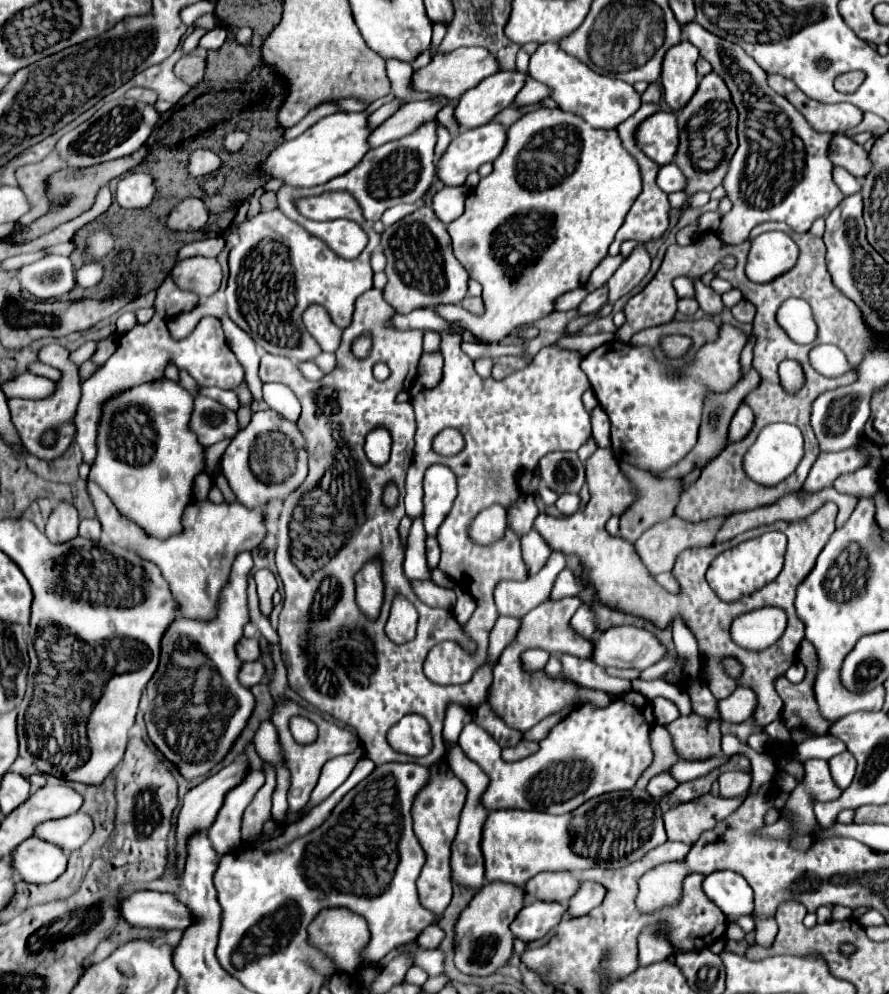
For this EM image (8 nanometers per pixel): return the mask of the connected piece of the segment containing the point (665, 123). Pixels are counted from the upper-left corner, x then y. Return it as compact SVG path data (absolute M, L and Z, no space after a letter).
M660 111L656 113L656 117L648 117L648 121L644 121L640 129L636 129L636 145L640 145L644 155L658 165L670 163L678 145L676 115Z

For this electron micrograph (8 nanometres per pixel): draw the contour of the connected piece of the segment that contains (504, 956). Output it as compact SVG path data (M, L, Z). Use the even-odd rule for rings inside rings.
M486 883L460 913L454 925L454 965L460 973L488 977L506 967L514 953L514 935L508 925L524 905L524 889L510 883Z

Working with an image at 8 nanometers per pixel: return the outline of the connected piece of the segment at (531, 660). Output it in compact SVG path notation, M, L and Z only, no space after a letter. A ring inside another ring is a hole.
M534 649L534 651L526 651L524 653L524 667L528 669L528 671L536 671L536 669L542 669L544 665L546 665L546 661L548 661L548 653L546 651L542 651L542 649Z

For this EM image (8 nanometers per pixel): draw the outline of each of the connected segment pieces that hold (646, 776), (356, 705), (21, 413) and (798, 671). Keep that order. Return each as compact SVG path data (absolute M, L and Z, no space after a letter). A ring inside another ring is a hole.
M656 725L656 727L652 729L652 733L650 733L650 745L652 745L654 759L652 759L652 765L640 775L640 781L636 781L636 789L644 789L652 775L662 773L662 771L668 771L670 765L676 761L670 733L668 733L664 727Z
M370 289L360 295L352 325L344 329L340 349L336 351L336 369L316 383L304 379L292 359L268 353L260 361L260 379L264 383L284 383L300 399L302 415L298 419L298 429L306 439L308 451L308 477L286 497L278 521L275 562L277 575L280 575L286 591L284 607L278 617L278 637L282 659L288 667L290 687L316 709L354 727L366 757L376 765L410 761L430 767L442 761L446 753L442 743L446 705L460 703L468 709L476 709L476 705L487 701L492 667L502 651L516 639L520 619L498 617L490 631L488 659L474 671L468 683L442 687L432 685L432 681L424 677L422 663L436 643L452 639L464 645L468 639L452 611L432 609L414 595L403 570L406 546L400 539L398 527L400 519L406 515L404 482L412 463L416 421L412 405L396 403L396 395L412 387L416 379L416 367L422 355L422 333L418 329L394 331L386 327L392 313L394 309L384 301L380 289ZM364 333L372 337L372 349L366 359L358 359L352 353L352 343ZM378 361L390 365L392 373L386 381L376 381L372 377L372 367ZM378 425L392 433L390 461L382 467L372 465L364 453L364 437ZM390 483L400 492L398 504L392 509L382 503L384 489ZM378 553L384 563L386 591L380 617L376 623L370 623L358 611L354 601L354 573ZM396 595L404 595L418 611L418 633L412 641L402 645L392 643L384 633L390 605ZM408 713L418 713L430 723L434 747L426 757L402 755L394 751L386 739L388 729Z
M46 345L40 349L38 357L40 361L60 369L64 375L62 379L58 381L58 391L46 399L38 399L38 401L32 401L32 399L10 399L10 413L12 413L12 423L16 427L16 431L20 433L20 441L22 445L36 457L40 459L56 459L60 457L68 445L72 443L74 439L74 433L76 433L76 427L72 427L72 413L76 413L76 405L80 401L80 381L78 381L78 367L72 365L68 361L68 355L70 351L60 347L60 345ZM48 429L56 429L56 445L52 447L44 447L42 445L42 435L48 431Z
M800 662L794 663L787 672L785 677L792 683L800 683L806 674L806 668Z

